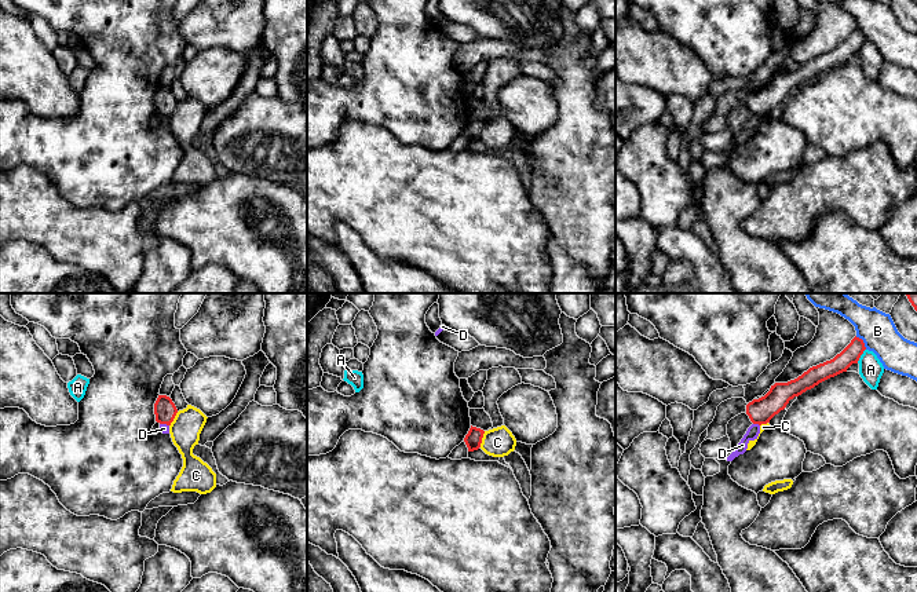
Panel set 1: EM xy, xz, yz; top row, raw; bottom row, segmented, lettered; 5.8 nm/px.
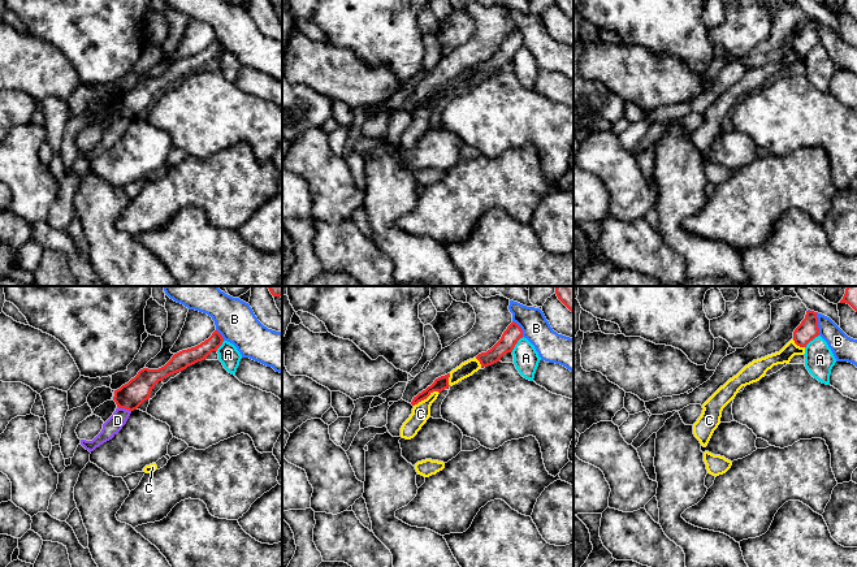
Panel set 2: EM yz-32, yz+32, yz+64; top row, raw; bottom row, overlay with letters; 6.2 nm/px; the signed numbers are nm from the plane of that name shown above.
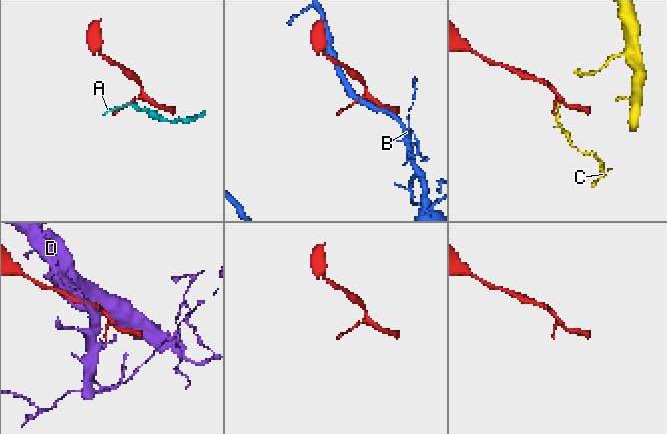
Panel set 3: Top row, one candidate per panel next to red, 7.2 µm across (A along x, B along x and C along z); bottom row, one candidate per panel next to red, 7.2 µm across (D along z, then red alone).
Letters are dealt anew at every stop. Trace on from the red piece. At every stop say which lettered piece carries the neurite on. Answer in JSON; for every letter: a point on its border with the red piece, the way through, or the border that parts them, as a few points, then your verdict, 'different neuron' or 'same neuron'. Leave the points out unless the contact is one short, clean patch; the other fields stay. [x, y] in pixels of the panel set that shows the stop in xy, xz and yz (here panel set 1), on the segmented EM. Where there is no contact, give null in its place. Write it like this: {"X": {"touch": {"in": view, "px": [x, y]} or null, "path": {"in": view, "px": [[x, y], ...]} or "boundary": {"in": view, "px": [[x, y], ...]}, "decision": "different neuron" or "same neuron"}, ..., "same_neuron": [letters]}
{"A": {"touch": {"in": "yz", "px": [861, 354]}, "boundary": {"in": "yz", "px": [[865, 349], [857, 362]]}, "decision": "different neuron"}, "B": {"touch": {"in": "yz", "px": [862, 342]}, "boundary": {"in": "yz", "px": [[855, 336], [862, 340], [866, 349]]}, "decision": "different neuron"}, "C": {"touch": {"in": "xz", "px": [481, 439]}, "decision": "different neuron"}, "D": {"touch": {"in": "yz", "px": [756, 423]}, "boundary": {"in": "yz", "px": [[753, 423], [759, 426]]}, "decision": "different neuron"}, "same_neuron": []}

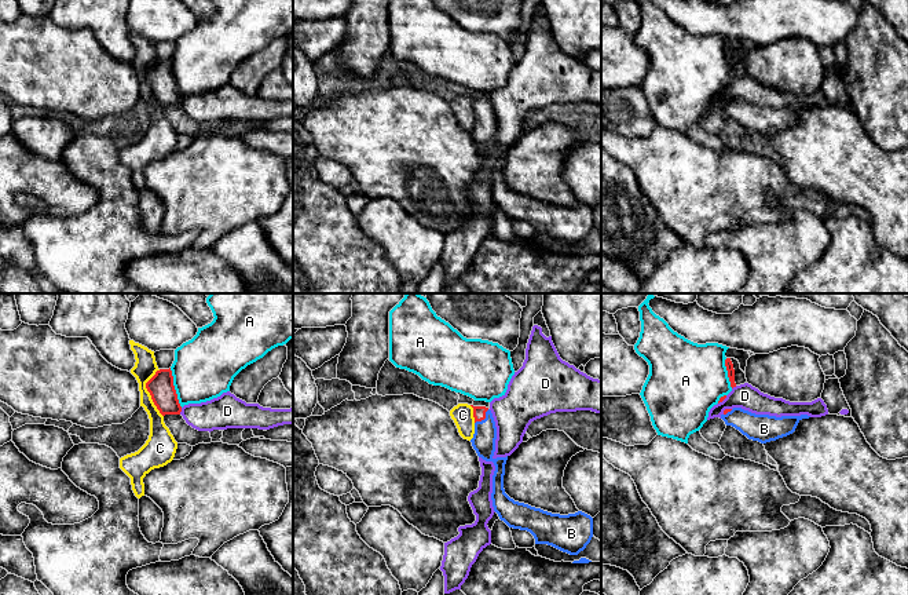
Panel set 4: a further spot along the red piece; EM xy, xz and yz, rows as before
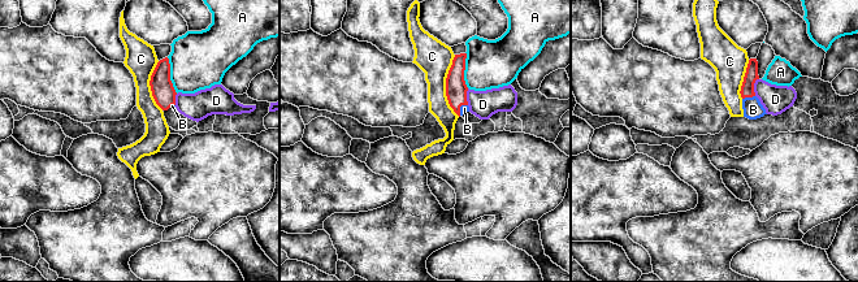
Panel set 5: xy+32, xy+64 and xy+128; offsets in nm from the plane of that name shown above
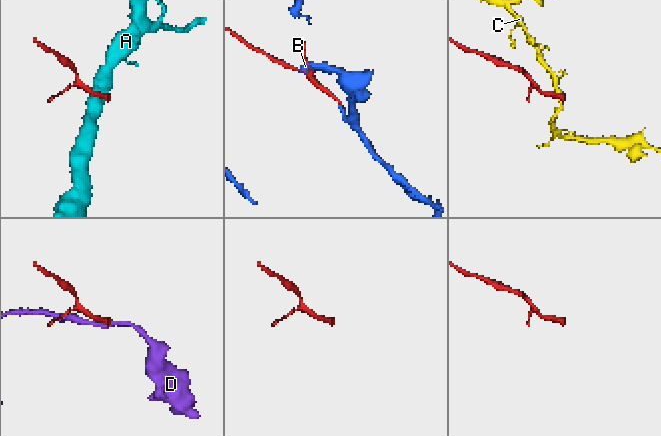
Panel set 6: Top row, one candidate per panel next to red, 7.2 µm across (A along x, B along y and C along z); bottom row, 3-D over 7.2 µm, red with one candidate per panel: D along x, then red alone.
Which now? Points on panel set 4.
{"A": {"touch": {"in": "xy", "px": [174, 387]}, "decision": "different neuron"}, "B": {"touch": {"in": "xz", "px": [483, 419]}, "path": {"in": "xz", "px": [[479, 412], [483, 419], [483, 441]]}, "decision": "same neuron"}, "C": {"touch": {"in": "xy", "px": [149, 391]}, "boundary": {"in": "xy", "px": [[157, 369], [146, 383], [146, 390], [163, 416]]}, "decision": "different neuron"}, "D": {"touch": {"in": "xy", "px": [180, 411]}, "boundary": {"in": "xy", "px": [[182, 408], [179, 413]]}, "decision": "different neuron"}, "same_neuron": ["B"]}

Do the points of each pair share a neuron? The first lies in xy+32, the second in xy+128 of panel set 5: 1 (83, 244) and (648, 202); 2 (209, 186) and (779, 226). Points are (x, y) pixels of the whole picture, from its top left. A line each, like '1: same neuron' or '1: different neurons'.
1: different neurons
2: different neurons

